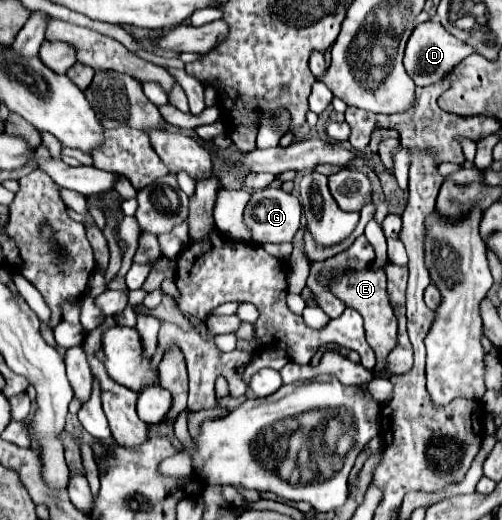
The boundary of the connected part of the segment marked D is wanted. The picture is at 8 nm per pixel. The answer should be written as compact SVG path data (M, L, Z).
M435 21L419 23L413 31L413 35L409 37L409 43L405 49L405 71L415 81L415 85L425 87L425 85L445 79L449 75L449 71L471 53L473 53L473 49L469 45L461 43L459 39L455 39L451 33L447 33L441 27L441 23L435 23Z

